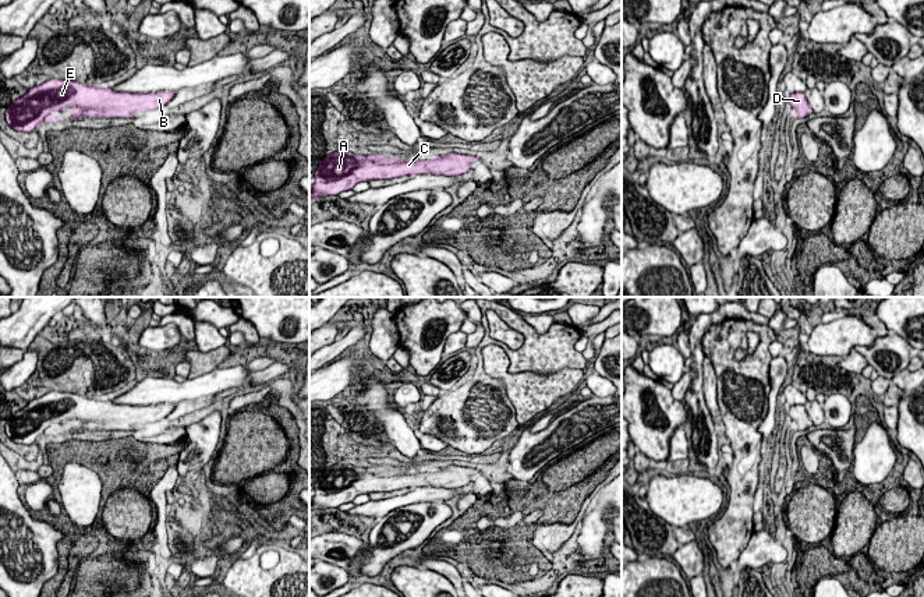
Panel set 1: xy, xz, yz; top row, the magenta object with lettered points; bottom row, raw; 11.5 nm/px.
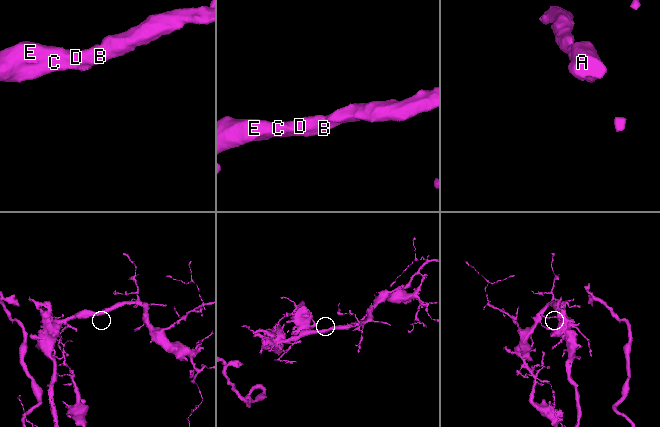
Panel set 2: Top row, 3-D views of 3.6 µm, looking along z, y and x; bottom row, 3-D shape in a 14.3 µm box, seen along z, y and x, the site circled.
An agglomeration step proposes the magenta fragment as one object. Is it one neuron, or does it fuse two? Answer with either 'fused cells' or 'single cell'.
single cell

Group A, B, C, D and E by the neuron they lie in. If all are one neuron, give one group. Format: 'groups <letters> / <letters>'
groups A B C D E

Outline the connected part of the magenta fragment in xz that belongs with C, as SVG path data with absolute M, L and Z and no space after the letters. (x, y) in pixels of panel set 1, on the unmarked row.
M336 463L319 477L309 499L309 512L323 508L339 508L353 502L361 494L390 492L417 487L459 488L471 483L478 469L461 466L443 466L428 473L389 471L386 466L371 469Z

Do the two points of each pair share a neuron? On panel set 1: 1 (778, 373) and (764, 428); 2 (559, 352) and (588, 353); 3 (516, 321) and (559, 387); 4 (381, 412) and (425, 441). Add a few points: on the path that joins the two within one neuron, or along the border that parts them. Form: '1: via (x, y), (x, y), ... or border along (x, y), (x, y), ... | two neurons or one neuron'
1: via (775, 387), (771, 414) | one neuron
2: border along (581, 353), (588, 361) | two neurons
3: border along (581, 368), (559, 368), (552, 373), (516, 373) | two neurons
4: border along (417, 438), (422, 448) | two neurons

